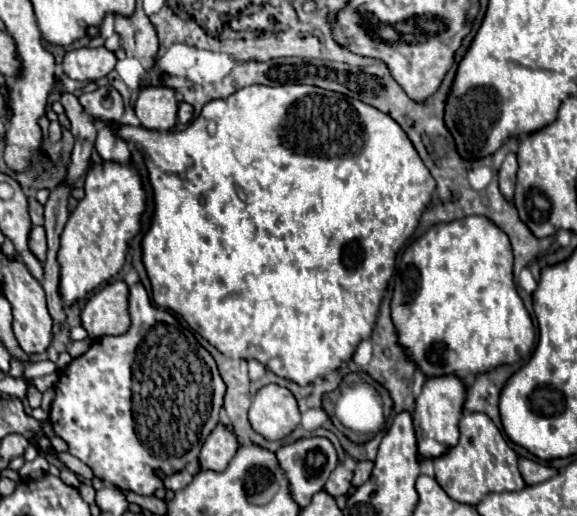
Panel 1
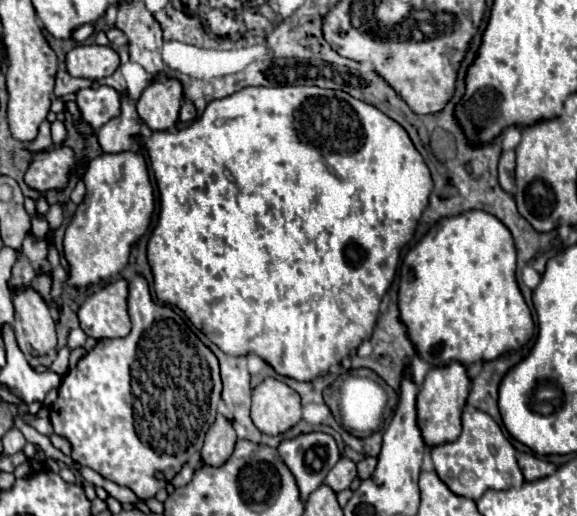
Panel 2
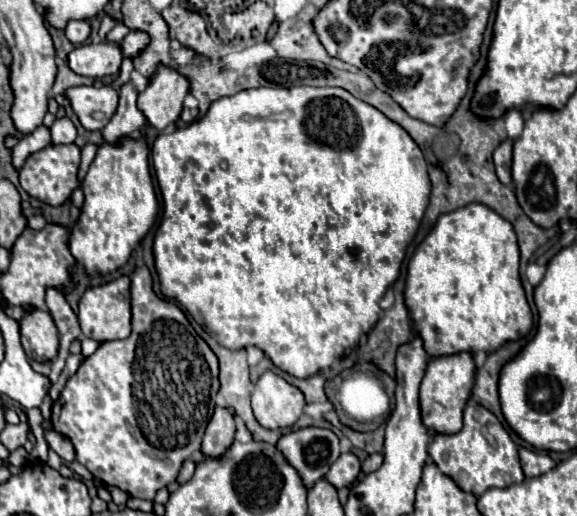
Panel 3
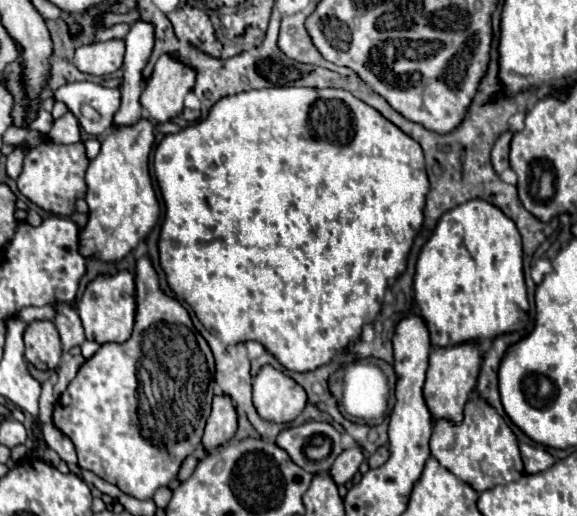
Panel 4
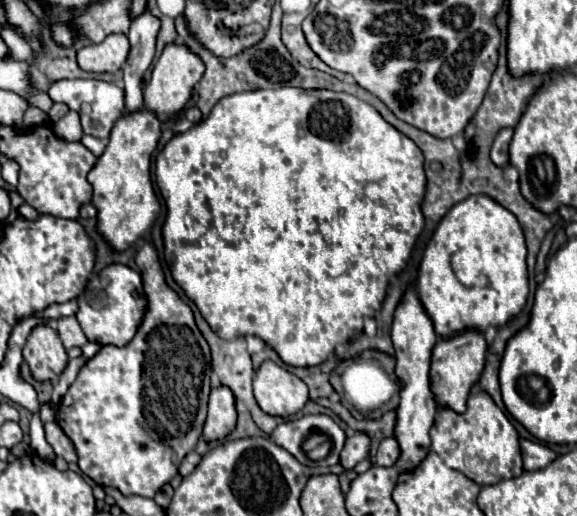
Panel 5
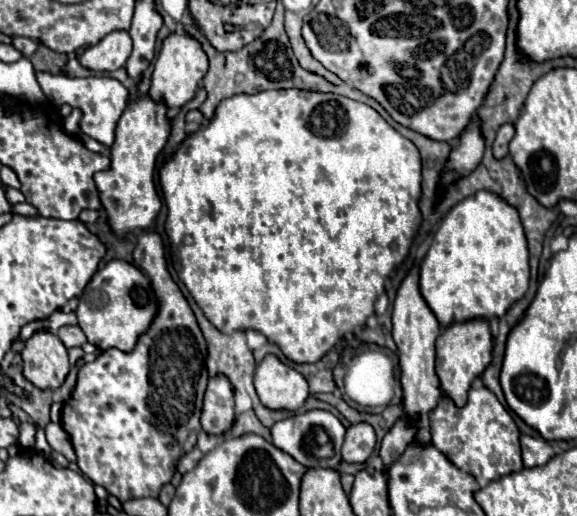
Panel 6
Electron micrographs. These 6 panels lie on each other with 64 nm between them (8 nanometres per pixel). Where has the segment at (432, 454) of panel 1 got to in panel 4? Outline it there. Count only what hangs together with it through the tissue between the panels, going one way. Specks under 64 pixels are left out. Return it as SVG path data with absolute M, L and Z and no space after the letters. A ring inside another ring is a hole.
M464 342L448 348L432 348L430 366L428 366L426 384L424 384L424 398L434 418L450 418L454 422L462 420L464 404L472 388L476 386L480 364L482 364L482 356L476 342Z

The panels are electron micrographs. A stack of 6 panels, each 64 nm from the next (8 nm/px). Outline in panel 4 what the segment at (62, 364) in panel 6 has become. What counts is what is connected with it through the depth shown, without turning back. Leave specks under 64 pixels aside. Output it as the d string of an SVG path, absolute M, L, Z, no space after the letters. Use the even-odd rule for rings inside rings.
M30 322L24 334L26 344L26 360L34 364L38 370L54 372L62 360L62 346L58 330L52 322Z

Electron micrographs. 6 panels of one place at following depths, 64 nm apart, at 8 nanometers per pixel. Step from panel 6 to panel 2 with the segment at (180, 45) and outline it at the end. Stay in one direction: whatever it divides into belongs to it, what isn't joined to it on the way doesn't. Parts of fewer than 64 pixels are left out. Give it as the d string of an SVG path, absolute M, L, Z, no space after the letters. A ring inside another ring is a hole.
M178 78L154 80L138 98L136 110L144 124L152 130L166 130L178 122L178 112L184 100L184 88Z

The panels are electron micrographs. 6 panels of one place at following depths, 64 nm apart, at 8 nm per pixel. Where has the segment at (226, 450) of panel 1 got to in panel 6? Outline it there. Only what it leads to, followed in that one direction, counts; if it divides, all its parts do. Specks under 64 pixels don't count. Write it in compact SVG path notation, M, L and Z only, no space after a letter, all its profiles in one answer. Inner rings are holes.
M212 376L208 380L208 388L204 394L204 408L202 408L202 428L208 434L224 434L232 430L236 412L234 412L234 396L232 386L226 376Z

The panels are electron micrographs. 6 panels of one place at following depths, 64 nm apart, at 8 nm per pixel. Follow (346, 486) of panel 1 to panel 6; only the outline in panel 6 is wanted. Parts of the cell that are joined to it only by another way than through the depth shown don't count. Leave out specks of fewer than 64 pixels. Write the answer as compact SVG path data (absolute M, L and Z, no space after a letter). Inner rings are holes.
M368 422L352 424L346 430L342 444L342 458L346 462L366 462L376 448L376 432Z

